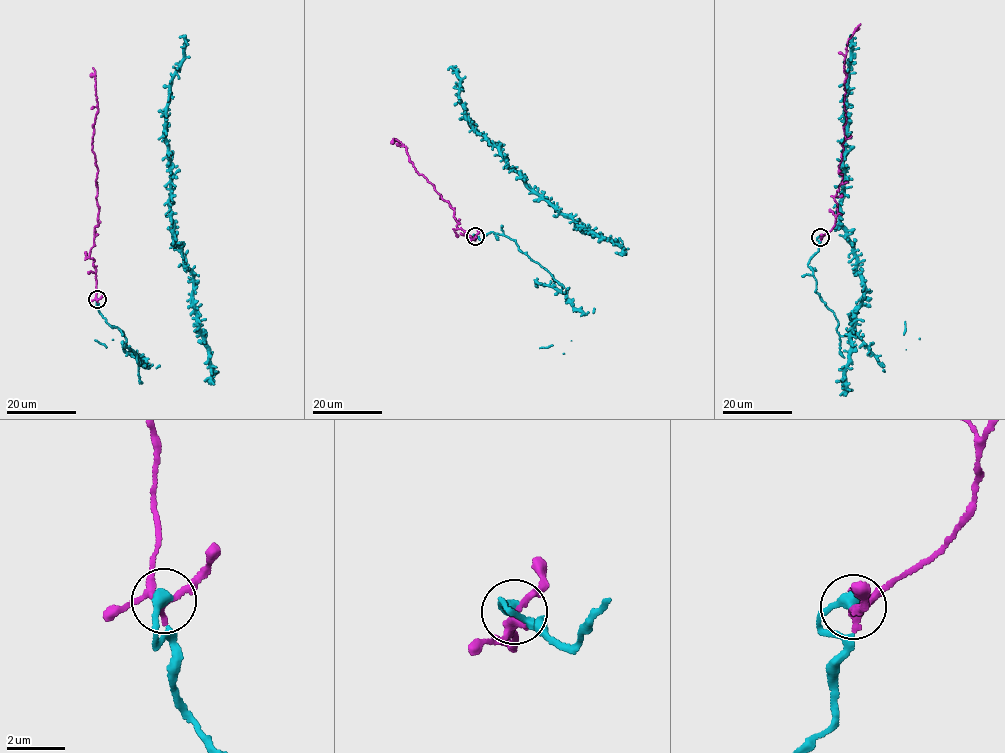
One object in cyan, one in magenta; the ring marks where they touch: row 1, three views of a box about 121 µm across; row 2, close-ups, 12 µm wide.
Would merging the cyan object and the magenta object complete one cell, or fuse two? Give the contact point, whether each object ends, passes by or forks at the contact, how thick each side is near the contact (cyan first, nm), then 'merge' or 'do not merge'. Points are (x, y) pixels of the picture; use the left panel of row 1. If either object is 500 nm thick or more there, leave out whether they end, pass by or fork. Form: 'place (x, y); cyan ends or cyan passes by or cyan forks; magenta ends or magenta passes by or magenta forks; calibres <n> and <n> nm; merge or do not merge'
place (97, 299); cyan ends; magenta forks; calibres 400 and 240 nm; merge

